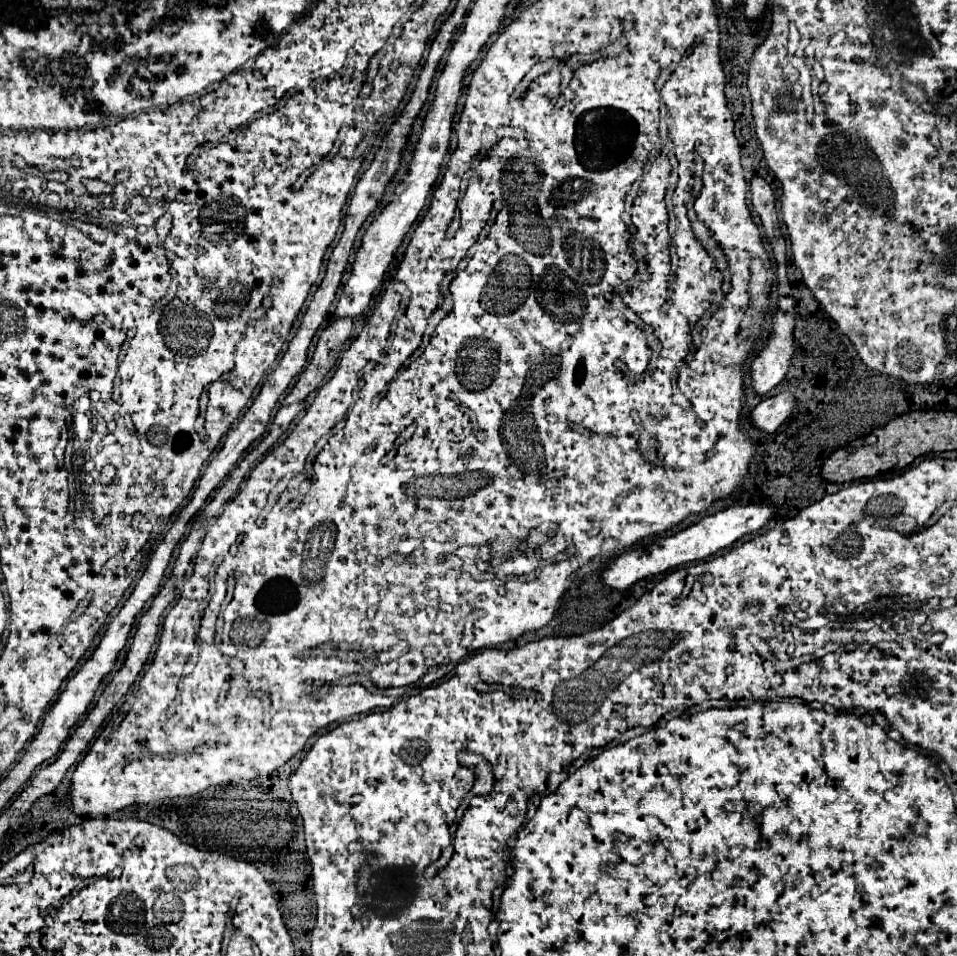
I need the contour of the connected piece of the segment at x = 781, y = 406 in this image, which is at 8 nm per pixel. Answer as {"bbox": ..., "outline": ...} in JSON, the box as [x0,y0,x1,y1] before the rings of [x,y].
{"bbox":[749,392,795,434],"outline":[[[781,392],[773,398],[761,400],[749,414],[749,422],[763,434],[775,432],[793,412],[795,398],[789,392]]]}

